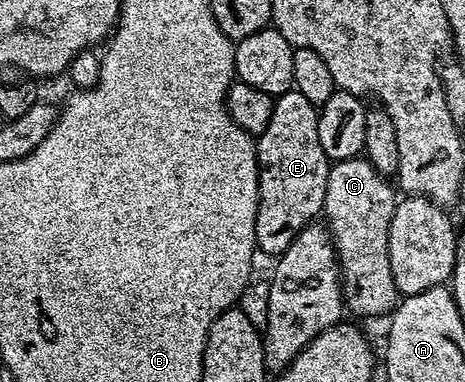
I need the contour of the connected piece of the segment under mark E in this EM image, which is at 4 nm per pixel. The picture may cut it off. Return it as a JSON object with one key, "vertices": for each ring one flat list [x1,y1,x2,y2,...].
{"vertices":[[293,88,276,98,266,132,255,139,260,199,254,232,256,248,261,255,284,254,298,232,321,217,330,163,318,141,319,119,318,108]]}

